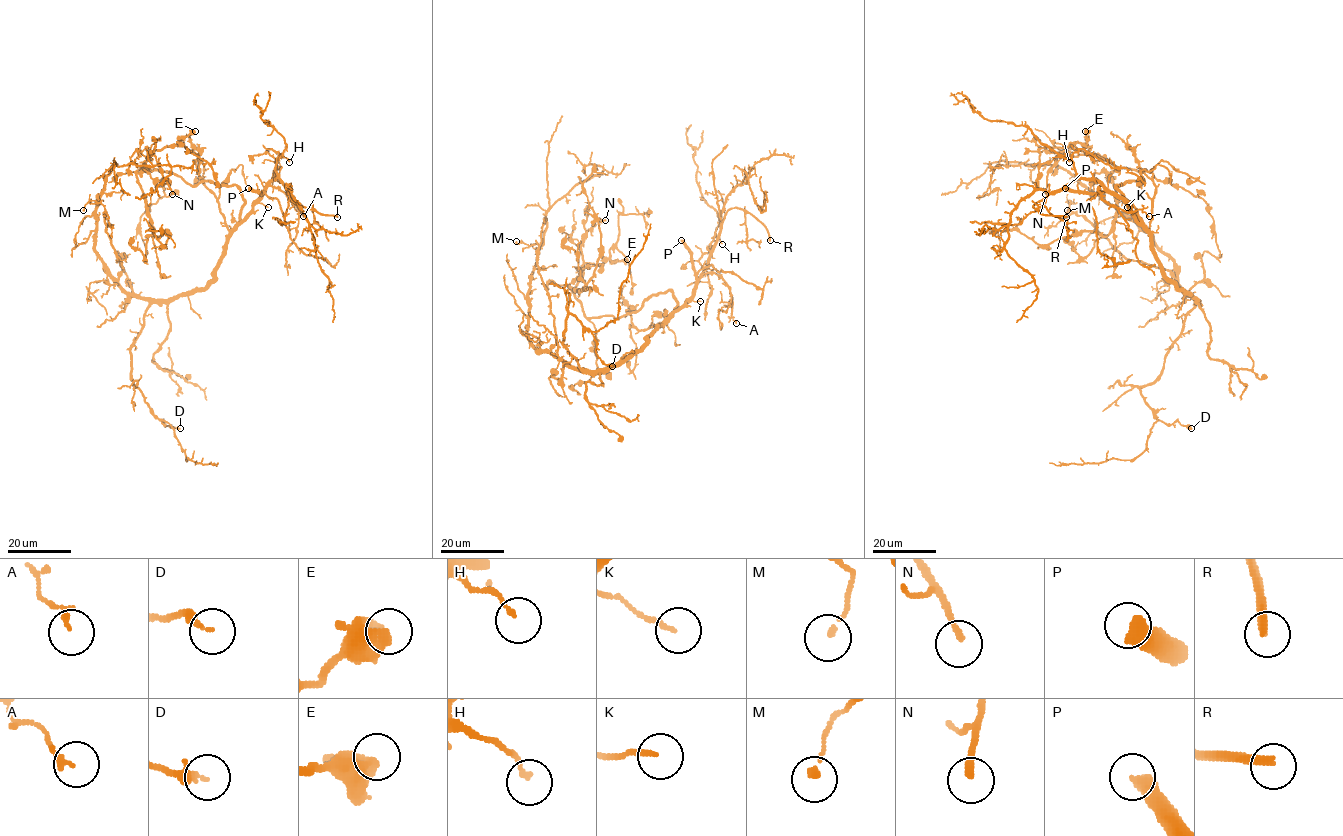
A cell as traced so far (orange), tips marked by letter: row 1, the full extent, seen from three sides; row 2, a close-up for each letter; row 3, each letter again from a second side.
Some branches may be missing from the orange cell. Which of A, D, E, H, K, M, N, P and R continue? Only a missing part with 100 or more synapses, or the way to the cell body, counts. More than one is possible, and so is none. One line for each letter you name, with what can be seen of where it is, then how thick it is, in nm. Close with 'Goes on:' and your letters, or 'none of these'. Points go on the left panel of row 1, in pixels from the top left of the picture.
R: place (337, 217); calibre 280 nm
Goes on: R

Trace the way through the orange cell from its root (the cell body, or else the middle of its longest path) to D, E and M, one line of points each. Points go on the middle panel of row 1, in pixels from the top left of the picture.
D: (650, 335), (639, 349), (617, 362), (584, 371), (563, 345), (569, 314), (592, 333), (595, 353), (612, 366)
E: (650, 335), (677, 305), (669, 290), (618, 318), (587, 317), (575, 296), (584, 263), (627, 259)
M: (650, 335), (636, 352), (603, 368), (565, 365), (550, 351), (554, 322), (539, 273), (538, 244), (516, 241)

